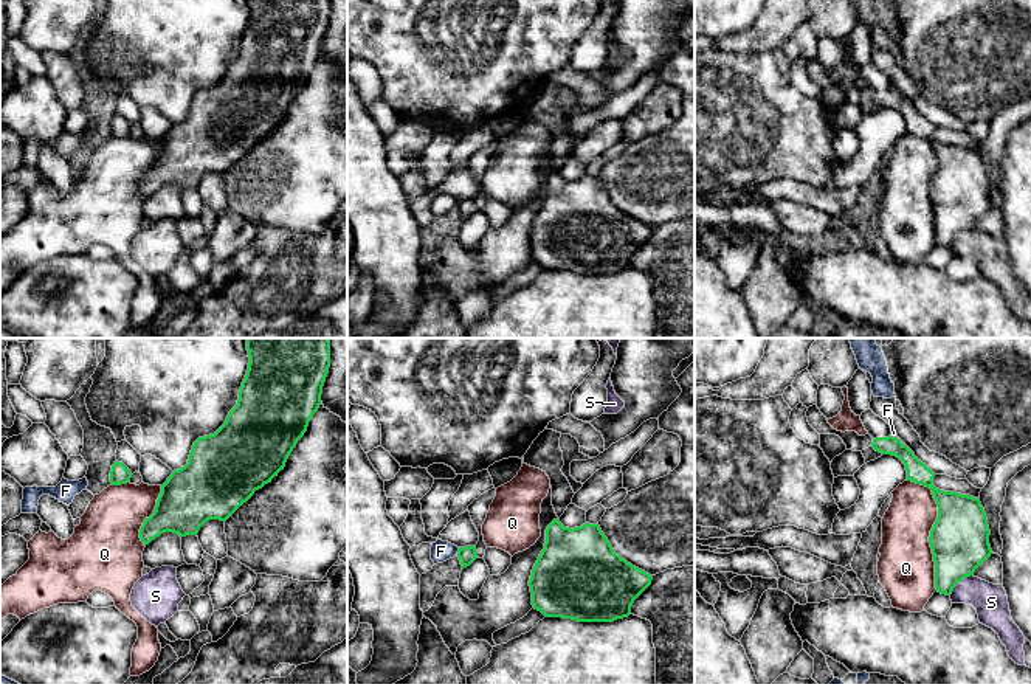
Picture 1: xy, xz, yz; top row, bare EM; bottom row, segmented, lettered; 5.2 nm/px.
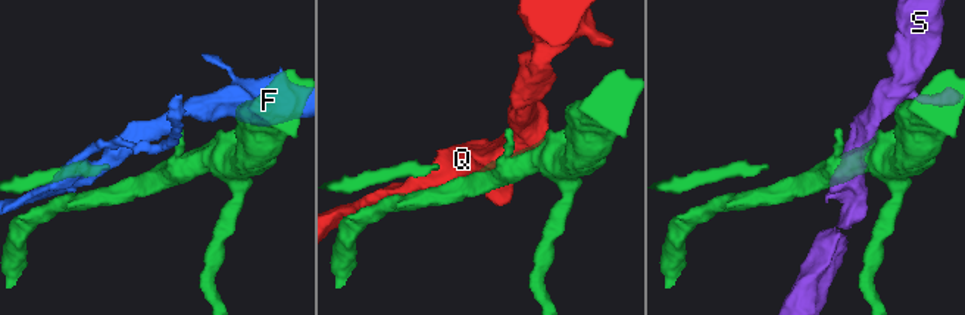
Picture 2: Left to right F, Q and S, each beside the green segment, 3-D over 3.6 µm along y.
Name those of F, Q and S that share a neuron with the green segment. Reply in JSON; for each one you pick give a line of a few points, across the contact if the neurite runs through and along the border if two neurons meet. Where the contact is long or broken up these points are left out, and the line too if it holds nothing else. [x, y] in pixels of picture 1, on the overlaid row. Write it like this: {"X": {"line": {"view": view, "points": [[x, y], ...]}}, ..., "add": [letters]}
{"add": []}

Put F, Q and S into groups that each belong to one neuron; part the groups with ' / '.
F / Q / S

